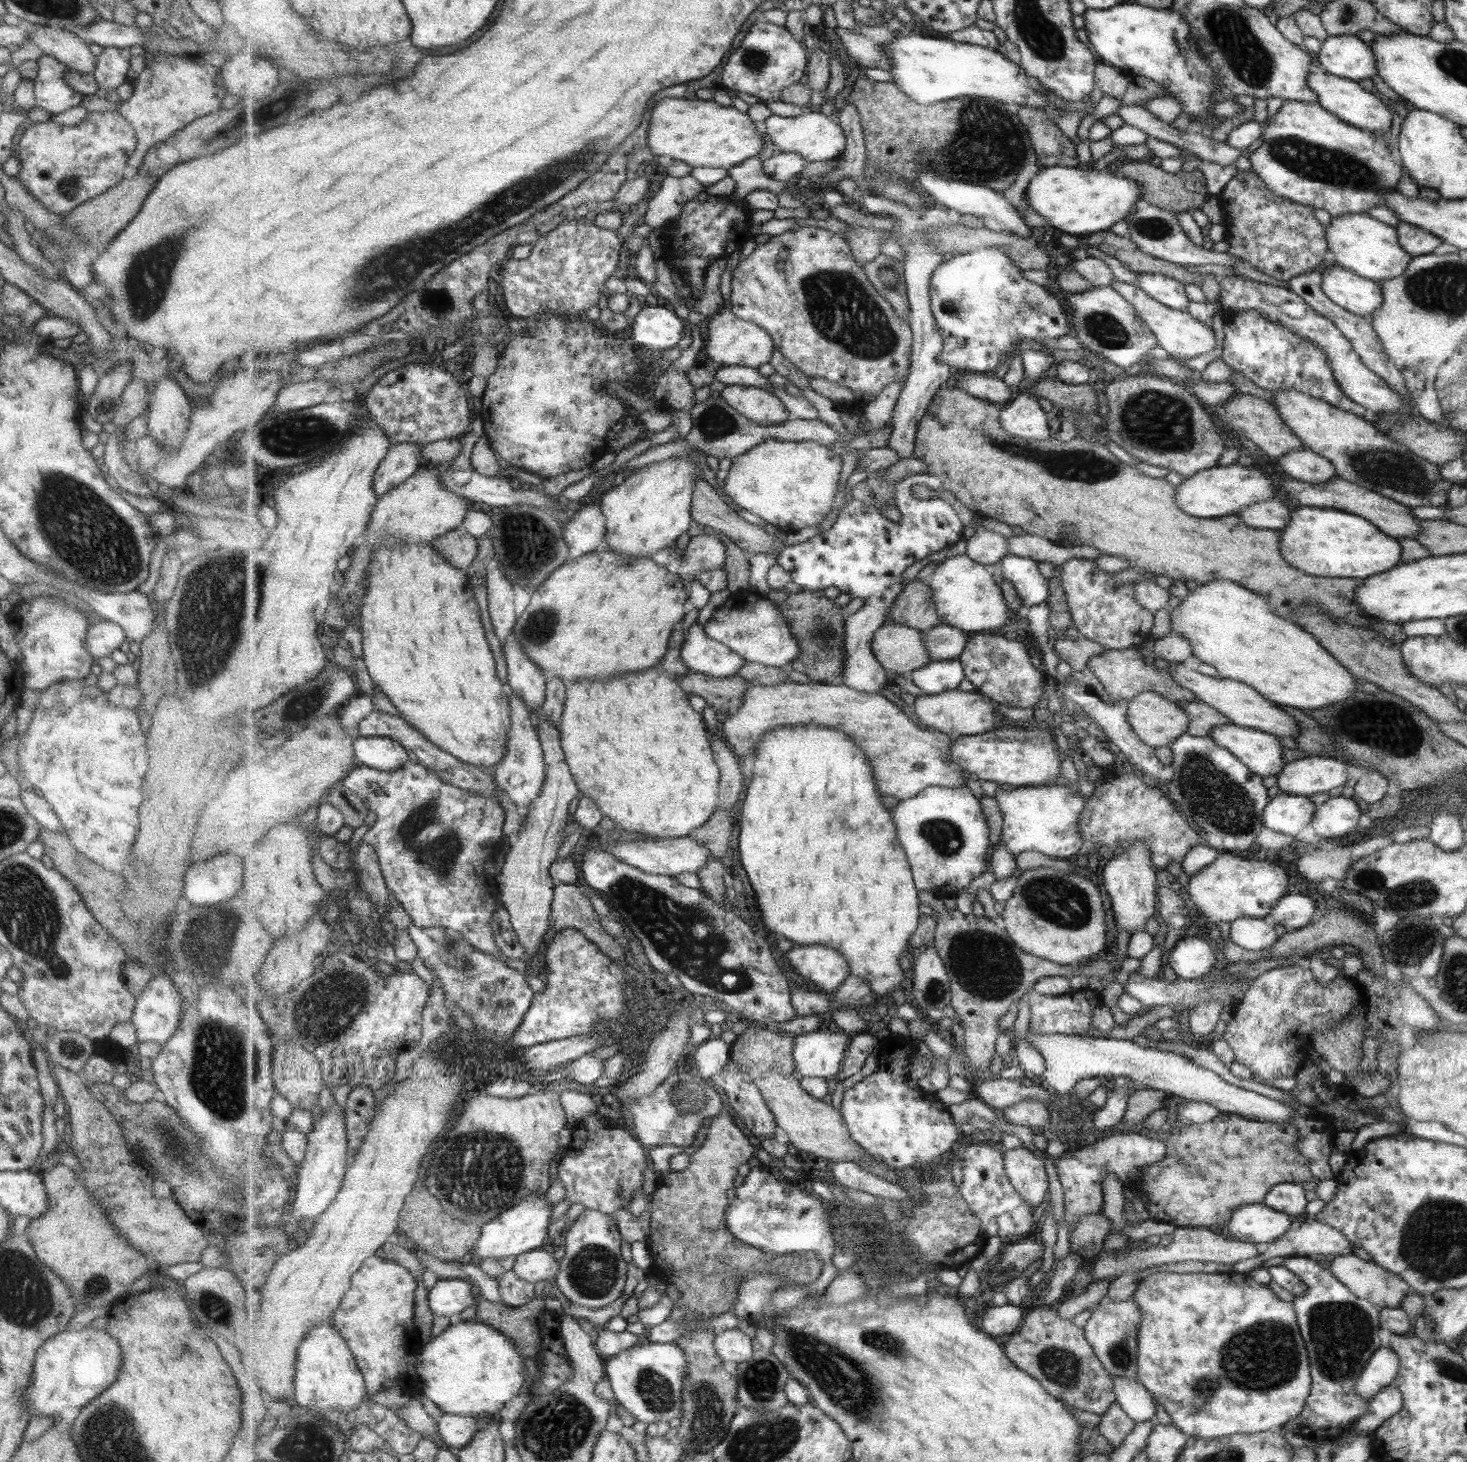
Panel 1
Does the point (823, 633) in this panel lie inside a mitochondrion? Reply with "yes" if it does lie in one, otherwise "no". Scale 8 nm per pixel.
yes

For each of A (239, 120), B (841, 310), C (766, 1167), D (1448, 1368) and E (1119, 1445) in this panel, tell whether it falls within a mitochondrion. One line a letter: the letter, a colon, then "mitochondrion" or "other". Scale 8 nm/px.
A: other
B: mitochondrion
C: other
D: mitochondrion
E: other

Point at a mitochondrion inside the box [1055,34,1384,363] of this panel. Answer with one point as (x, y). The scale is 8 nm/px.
(1109, 332)

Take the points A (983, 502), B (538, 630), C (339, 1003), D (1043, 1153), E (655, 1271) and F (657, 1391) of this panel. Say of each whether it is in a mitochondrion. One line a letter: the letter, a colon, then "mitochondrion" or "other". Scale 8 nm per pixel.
A: other
B: mitochondrion
C: mitochondrion
D: other
E: other
F: mitochondrion

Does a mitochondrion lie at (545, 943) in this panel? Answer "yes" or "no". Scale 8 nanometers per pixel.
no

